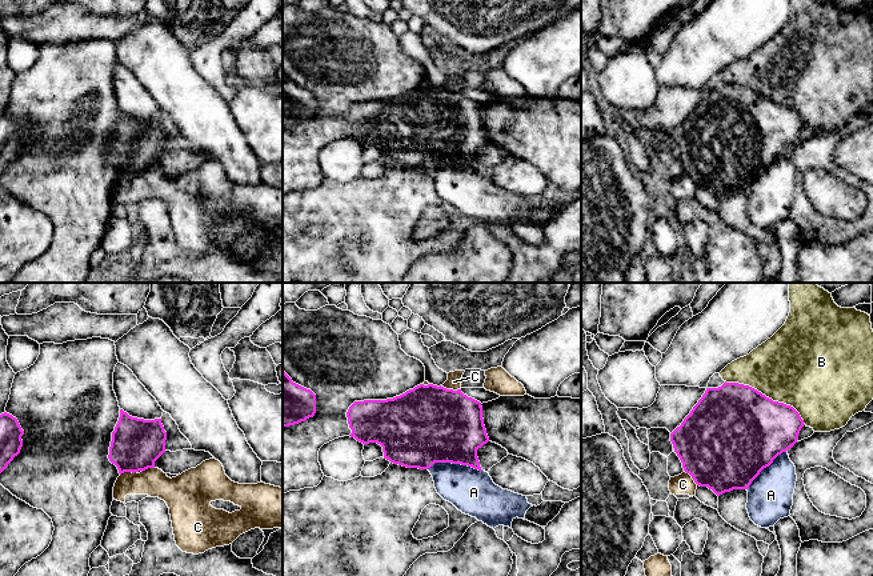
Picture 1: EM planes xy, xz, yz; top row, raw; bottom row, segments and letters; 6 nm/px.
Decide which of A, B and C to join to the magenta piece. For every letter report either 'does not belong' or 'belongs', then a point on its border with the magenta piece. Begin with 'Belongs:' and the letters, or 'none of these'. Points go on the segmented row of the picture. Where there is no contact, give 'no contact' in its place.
Belongs: none of these
A: does not belong; meets magenta in xz at (455, 463)
B: does not belong; meets magenta in yz at (768, 398)
C: does not belong; meets magenta in xz at (451, 390)

